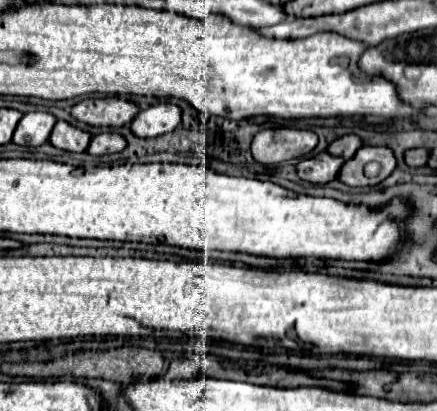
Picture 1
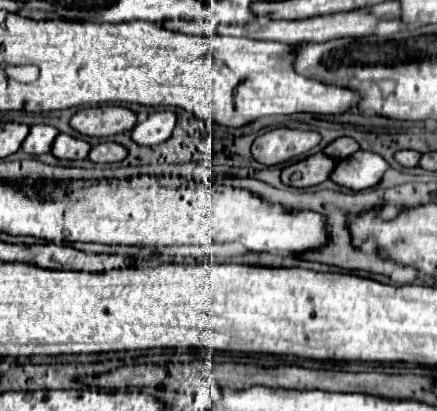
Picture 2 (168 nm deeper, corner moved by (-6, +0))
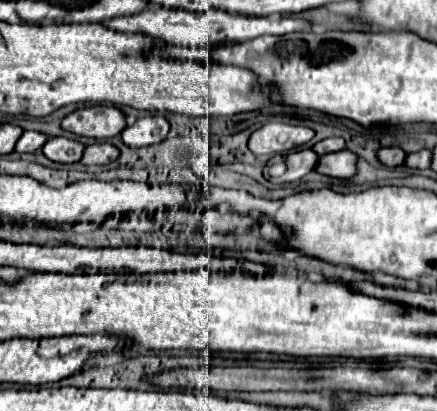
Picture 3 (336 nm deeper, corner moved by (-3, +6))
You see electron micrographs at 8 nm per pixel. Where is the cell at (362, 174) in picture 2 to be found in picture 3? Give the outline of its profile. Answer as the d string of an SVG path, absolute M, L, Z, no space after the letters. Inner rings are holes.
M341 150L341 152L335 152L335 154L319 156L319 164L315 166L315 170L319 174L333 176L333 178L349 178L357 170L355 164L357 164L357 156L349 150Z

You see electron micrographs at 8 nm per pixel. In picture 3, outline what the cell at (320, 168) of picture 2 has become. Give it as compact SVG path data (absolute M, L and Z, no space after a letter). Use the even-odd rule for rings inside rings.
M299 150L299 152L287 154L285 156L287 170L277 178L277 182L279 184L285 184L285 182L301 180L305 174L309 174L315 168L317 160L319 160L319 156L315 156L313 150Z

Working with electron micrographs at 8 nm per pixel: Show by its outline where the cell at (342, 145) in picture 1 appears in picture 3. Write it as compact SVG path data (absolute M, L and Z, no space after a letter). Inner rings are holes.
M325 138L325 140L321 140L321 142L317 142L317 144L313 146L313 150L315 150L319 156L329 154L329 152L339 152L339 150L343 150L343 148L345 148L345 140L343 140L343 138Z

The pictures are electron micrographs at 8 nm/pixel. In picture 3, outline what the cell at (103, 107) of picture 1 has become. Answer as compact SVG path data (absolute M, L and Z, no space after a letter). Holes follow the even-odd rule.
M89 106L71 112L61 120L63 130L87 138L113 138L125 128L125 116L115 106Z

